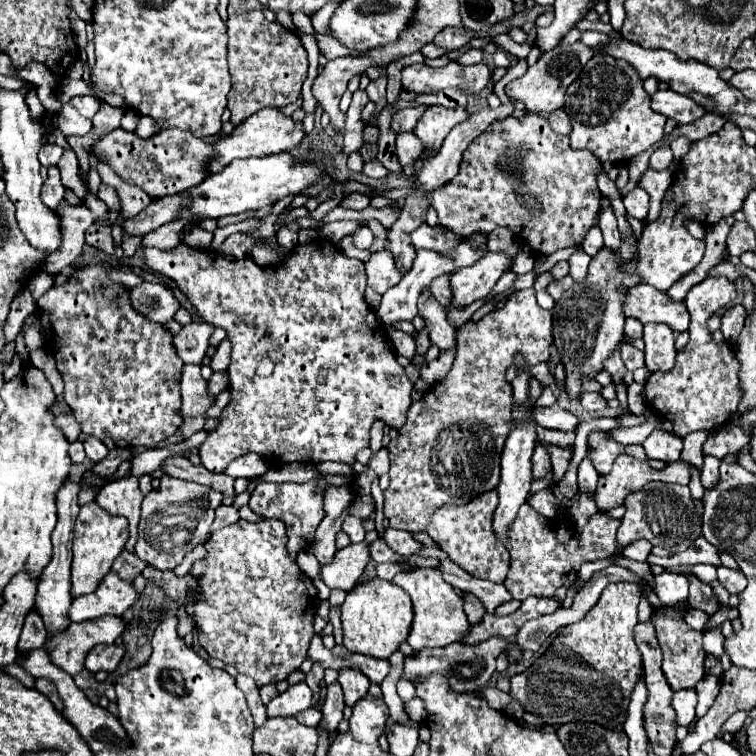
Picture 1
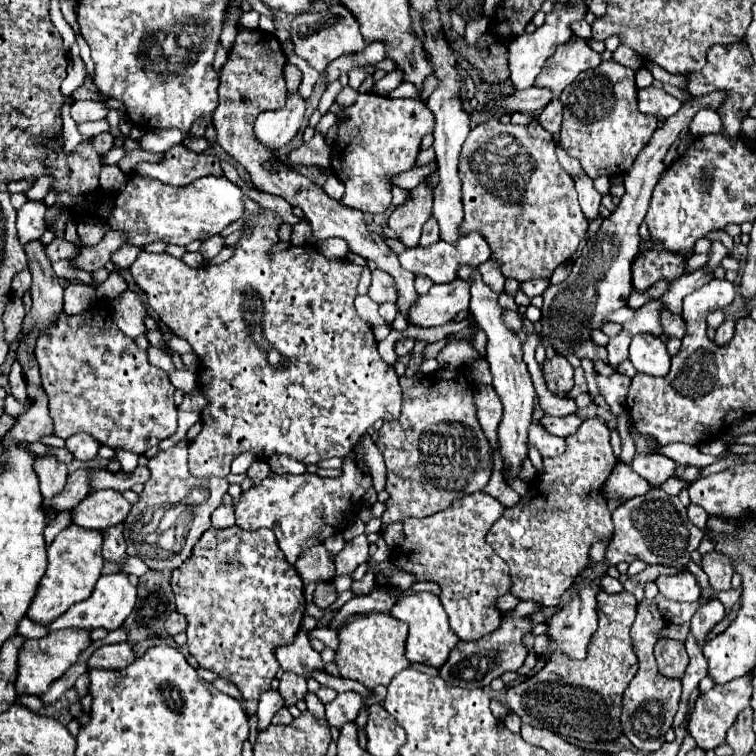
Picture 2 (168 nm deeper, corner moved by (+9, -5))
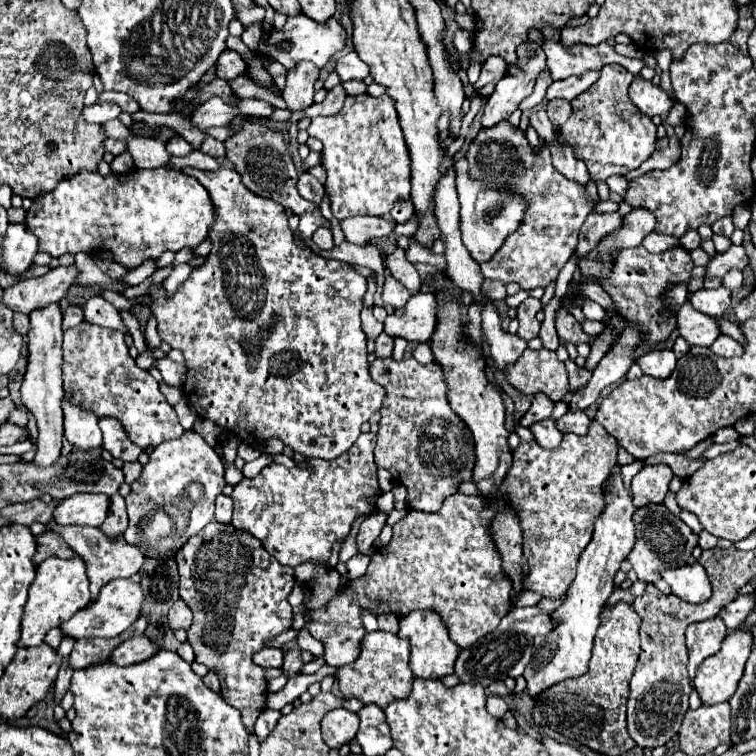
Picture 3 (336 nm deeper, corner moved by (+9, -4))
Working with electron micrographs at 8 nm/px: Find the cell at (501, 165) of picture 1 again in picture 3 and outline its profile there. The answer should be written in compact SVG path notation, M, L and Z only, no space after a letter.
M508 121L494 127L482 127L470 143L466 161L470 179L492 189L508 189L526 201L526 213L518 229L506 237L490 261L480 265L484 279L502 283L514 281L522 289L546 287L570 259L572 249L578 245L580 227L592 211L592 201L586 189L568 181L554 169L548 147L542 145L538 153L532 153L526 133Z

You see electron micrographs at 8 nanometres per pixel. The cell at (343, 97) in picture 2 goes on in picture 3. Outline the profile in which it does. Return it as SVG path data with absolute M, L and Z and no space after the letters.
M336 85L334 89L328 91L328 97L322 101L322 103L314 103L310 105L306 111L298 113L298 115L292 115L290 121L298 121L302 117L318 117L318 115L334 115L342 109L344 105L344 99L346 99L346 91L342 85Z

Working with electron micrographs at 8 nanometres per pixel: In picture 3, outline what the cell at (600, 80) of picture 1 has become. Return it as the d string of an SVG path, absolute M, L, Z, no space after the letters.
M606 65L598 81L572 99L572 115L560 127L562 139L586 163L594 181L606 181L610 175L628 175L654 153L656 125L628 99L632 81L634 75L622 65Z

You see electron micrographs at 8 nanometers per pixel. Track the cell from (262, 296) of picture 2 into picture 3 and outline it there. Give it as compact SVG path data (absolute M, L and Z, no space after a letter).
M184 167L182 173L196 177L204 187L208 187L208 193L212 195L212 201L216 203L216 227L210 231L212 239L212 251L208 253L208 261L200 267L196 267L190 277L176 289L172 297L166 297L164 283L152 285L148 291L150 297L150 309L158 321L158 333L162 341L172 345L172 349L180 349L186 357L188 377L182 385L184 397L190 401L190 405L196 409L196 413L204 419L210 419L224 431L236 435L242 441L254 441L262 443L268 439L280 439L286 447L290 447L294 453L300 453L308 459L336 459L344 451L348 451L354 441L360 435L360 427L364 421L368 421L376 411L382 409L386 399L386 389L378 385L368 371L368 349L366 349L366 333L360 325L360 311L362 311L362 297L366 293L366 277L354 271L348 263L340 263L334 259L324 259L320 255L314 255L310 249L300 249L294 245L294 235L288 227L286 211L280 203L272 199L264 199L256 193L252 193L240 179L240 175L234 169L218 169L218 171L202 171L194 167Z

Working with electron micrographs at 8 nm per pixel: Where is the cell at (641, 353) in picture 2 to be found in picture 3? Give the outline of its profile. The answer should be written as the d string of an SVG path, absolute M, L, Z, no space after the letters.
M652 349L636 359L640 369L650 377L668 377L676 367L676 355L672 349Z

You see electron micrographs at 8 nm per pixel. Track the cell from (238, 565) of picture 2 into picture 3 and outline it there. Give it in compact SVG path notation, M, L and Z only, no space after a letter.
M212 521L208 527L204 527L204 531L188 539L182 551L176 553L176 563L180 571L180 599L194 613L194 623L188 629L188 643L196 653L196 661L218 675L222 685L220 695L226 703L240 709L242 723L252 733L258 715L266 707L268 693L268 681L264 677L266 669L256 665L252 655L292 627L292 605L288 603L288 595L292 593L292 587L296 583L294 575L288 567L280 565L272 555L268 555L268 551L264 551L260 539L250 533L238 531L232 525L222 525L216 521Z

